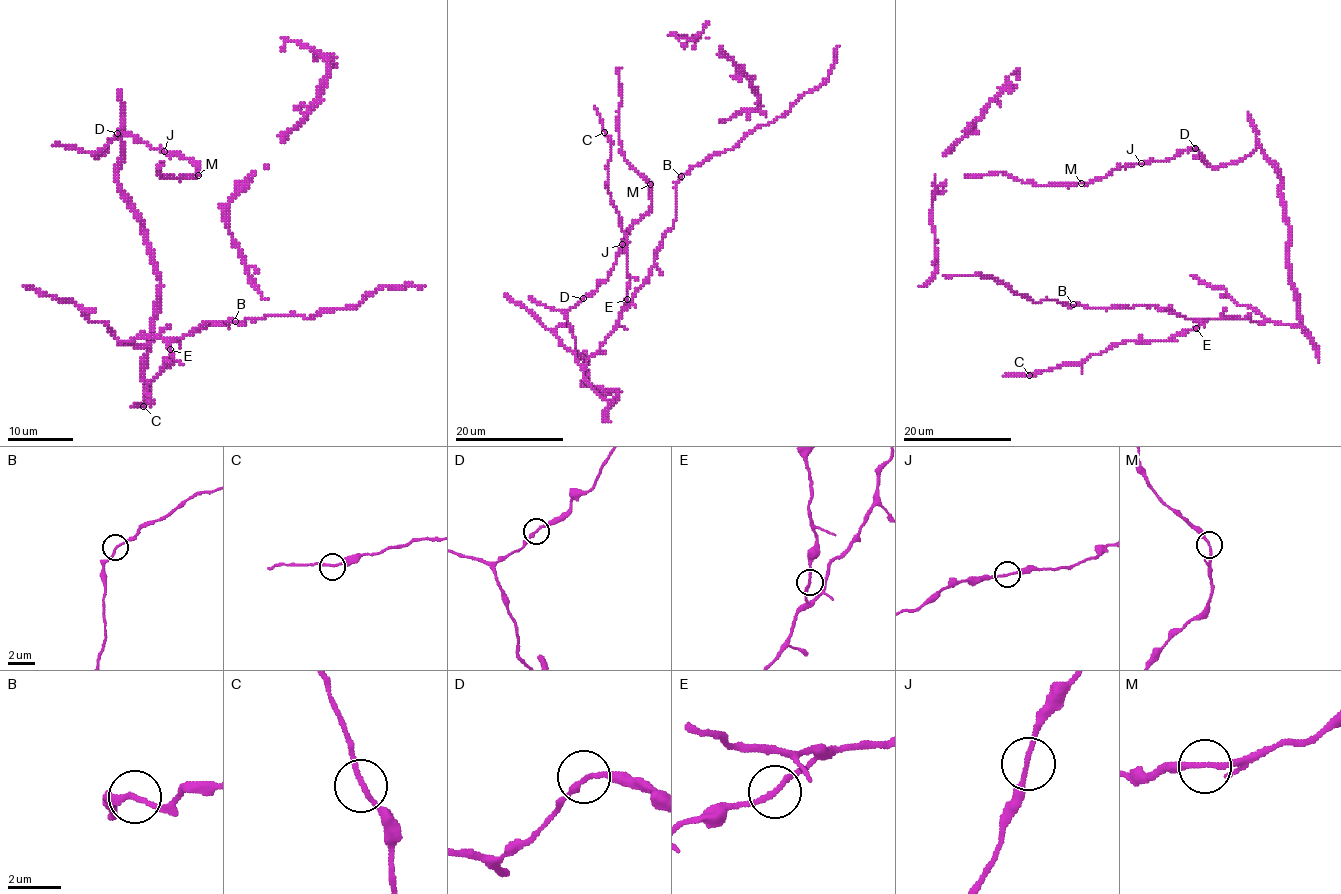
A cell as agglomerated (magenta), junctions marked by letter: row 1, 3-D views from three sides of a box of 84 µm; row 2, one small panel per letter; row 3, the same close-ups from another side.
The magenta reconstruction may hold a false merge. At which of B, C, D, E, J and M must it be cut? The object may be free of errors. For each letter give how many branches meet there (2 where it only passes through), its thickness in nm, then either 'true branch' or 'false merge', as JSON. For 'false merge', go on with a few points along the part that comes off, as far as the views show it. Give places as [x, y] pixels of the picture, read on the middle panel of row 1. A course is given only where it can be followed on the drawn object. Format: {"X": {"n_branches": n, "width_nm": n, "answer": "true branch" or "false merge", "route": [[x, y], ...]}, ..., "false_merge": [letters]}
{"B": {"n_branches": 2, "width_nm": 180, "answer": "true branch"}, "C": {"n_branches": 2, "width_nm": 170, "answer": "true branch"}, "D": {"n_branches": 2, "width_nm": 190, "answer": "true branch"}, "E": {"n_branches": 2, "width_nm": 190, "answer": "true branch"}, "J": {"n_branches": 2, "width_nm": 160, "answer": "true branch"}, "M": {"n_branches": 2, "width_nm": 190, "answer": "true branch"}, "false_merge": []}

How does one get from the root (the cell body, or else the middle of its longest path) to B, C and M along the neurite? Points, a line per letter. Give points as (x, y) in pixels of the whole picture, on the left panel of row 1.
B: (119, 161), (119, 190), (159, 282), (151, 340), (119, 340), (181, 339), (204, 323), (235, 321)
C: (119, 161), (119, 190), (159, 282), (151, 340), (119, 340), (163, 337), (172, 355), (148, 383), (143, 406)
M: (119, 161), (122, 133), (96, 154), (119, 133), (130, 133), (151, 148), (187, 158), (199, 176)

